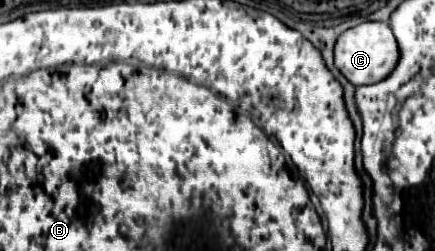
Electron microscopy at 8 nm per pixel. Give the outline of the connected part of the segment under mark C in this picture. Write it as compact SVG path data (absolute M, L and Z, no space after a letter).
M373 21L361 23L345 31L335 45L337 69L357 87L383 81L387 75L391 75L397 63L399 63L399 45L389 23L373 23Z

